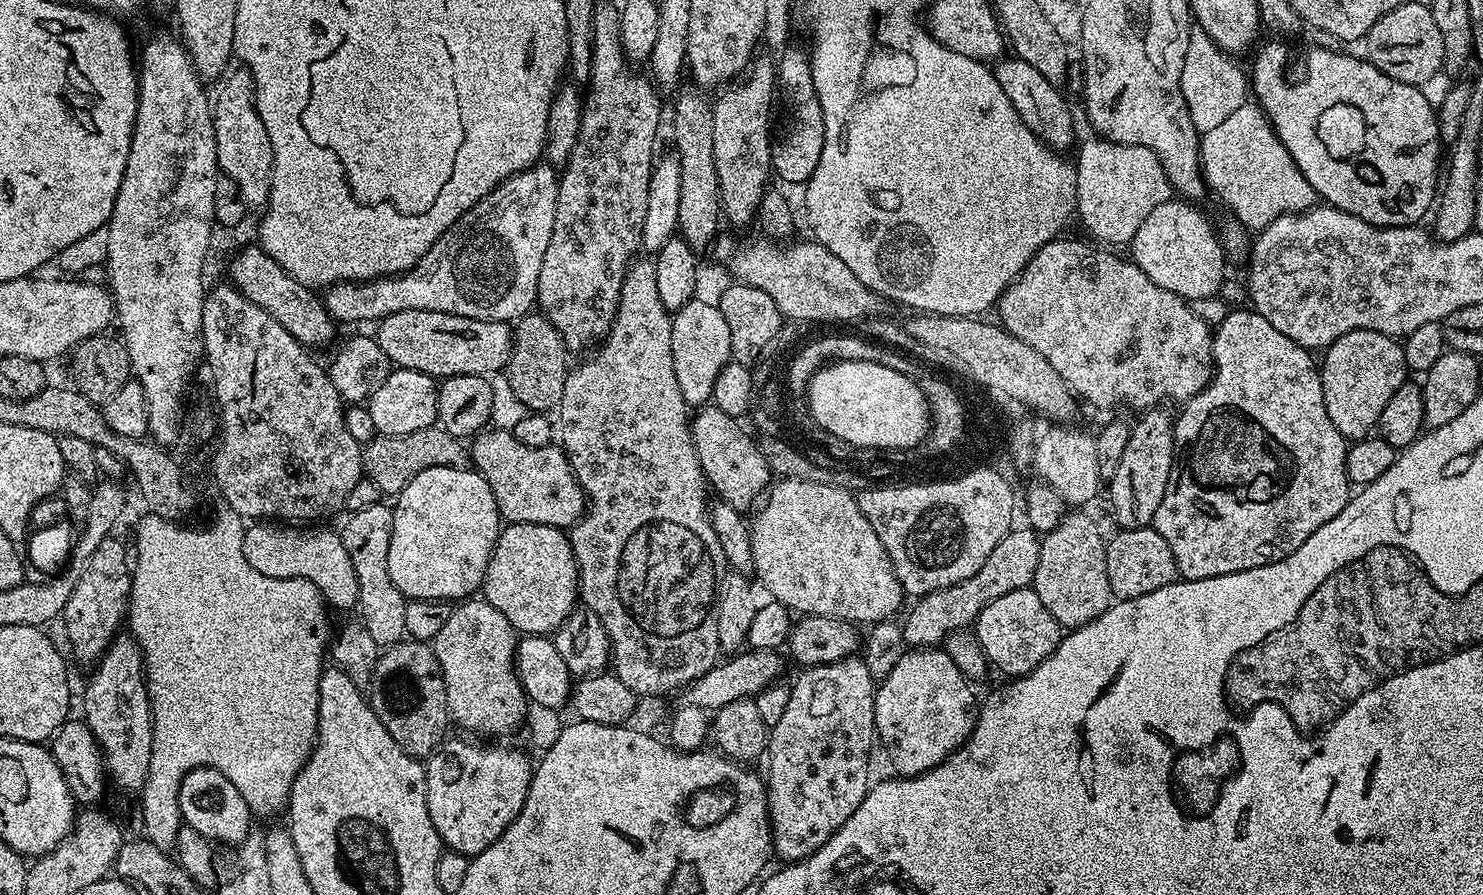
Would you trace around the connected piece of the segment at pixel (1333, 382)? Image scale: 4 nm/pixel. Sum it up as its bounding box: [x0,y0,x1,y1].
[1319,330,1410,441]

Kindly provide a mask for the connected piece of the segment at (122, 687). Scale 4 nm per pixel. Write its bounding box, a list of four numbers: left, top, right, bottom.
[82,635,152,793]

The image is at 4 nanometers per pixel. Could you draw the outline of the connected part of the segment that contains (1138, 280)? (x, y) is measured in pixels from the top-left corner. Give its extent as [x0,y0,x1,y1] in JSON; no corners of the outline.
[998,238,1213,410]

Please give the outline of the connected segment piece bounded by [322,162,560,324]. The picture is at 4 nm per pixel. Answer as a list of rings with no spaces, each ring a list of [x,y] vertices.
[[[537,162],[524,172],[504,180],[488,196],[484,196],[470,211],[462,214],[456,223],[442,233],[439,238],[426,250],[426,254],[408,272],[401,272],[398,276],[382,276],[378,280],[361,280],[359,282],[341,282],[333,284],[323,293],[324,305],[328,313],[337,322],[345,320],[348,324],[356,324],[359,320],[372,320],[379,322],[385,320],[390,314],[398,314],[402,310],[430,310],[431,312],[445,312],[462,318],[478,318],[479,320],[502,320],[505,322],[519,321],[520,317],[529,315],[536,304],[536,291],[538,290],[538,274],[542,274],[542,258],[546,254],[546,246],[550,246],[550,234],[554,230],[554,214],[558,202],[558,172],[553,165],[547,162]]]

